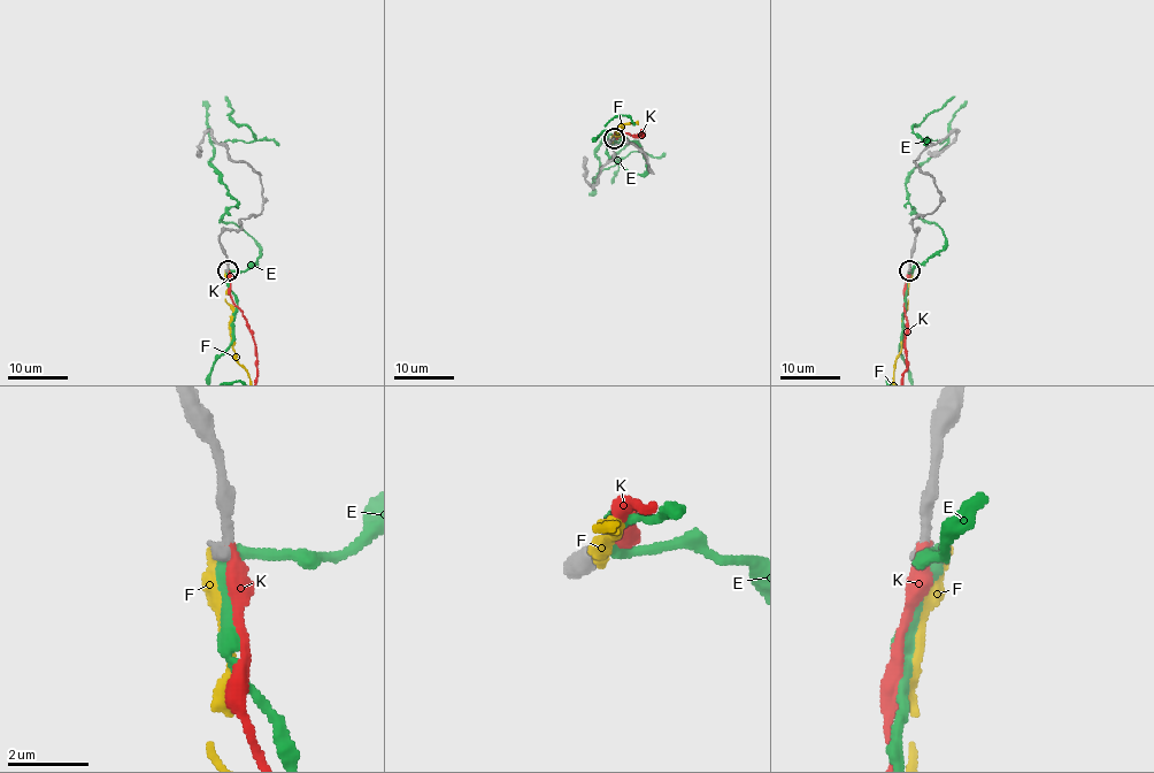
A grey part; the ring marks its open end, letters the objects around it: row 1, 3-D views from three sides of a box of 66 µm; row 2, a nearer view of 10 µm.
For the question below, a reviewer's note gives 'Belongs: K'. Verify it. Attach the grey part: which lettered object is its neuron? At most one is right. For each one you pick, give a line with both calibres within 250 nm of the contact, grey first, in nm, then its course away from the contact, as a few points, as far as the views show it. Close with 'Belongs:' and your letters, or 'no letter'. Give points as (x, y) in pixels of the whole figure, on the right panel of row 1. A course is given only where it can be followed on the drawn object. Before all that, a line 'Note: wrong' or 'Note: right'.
Note: right
K: 360/400 nm
Belongs: K

